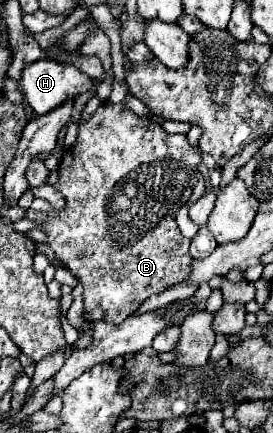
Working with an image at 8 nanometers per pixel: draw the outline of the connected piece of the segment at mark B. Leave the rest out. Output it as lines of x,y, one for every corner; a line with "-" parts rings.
103,101
99,105
99,109
83,123
79,123
79,133
77,133
77,143
73,147
69,147
65,151
65,155
61,157
59,163
59,179
53,185
63,197
65,197
65,209
51,209
49,213
43,211
33,211
29,209
25,219
31,221
41,221
43,223
43,233
47,235
47,245
51,245
53,253
55,253
55,263
53,265
61,265
65,269
69,269
73,273
73,277
83,285
83,301
85,301
85,319
87,321
105,321
105,323
121,323
123,319
127,319
127,315
133,315
133,311
139,309
139,305
151,297
153,293
159,293
167,287
173,287
177,283
181,283
187,273
189,273
189,263
191,263
191,255
189,255
189,239
181,235
177,221
171,219
177,215
179,207
187,203
187,199
191,197
191,191
197,183
197,175
195,169
201,161
201,153
199,149
191,147
185,139
185,135
173,135
163,131
163,127
159,123
147,121
145,117
137,117
133,115
123,103
109,103

